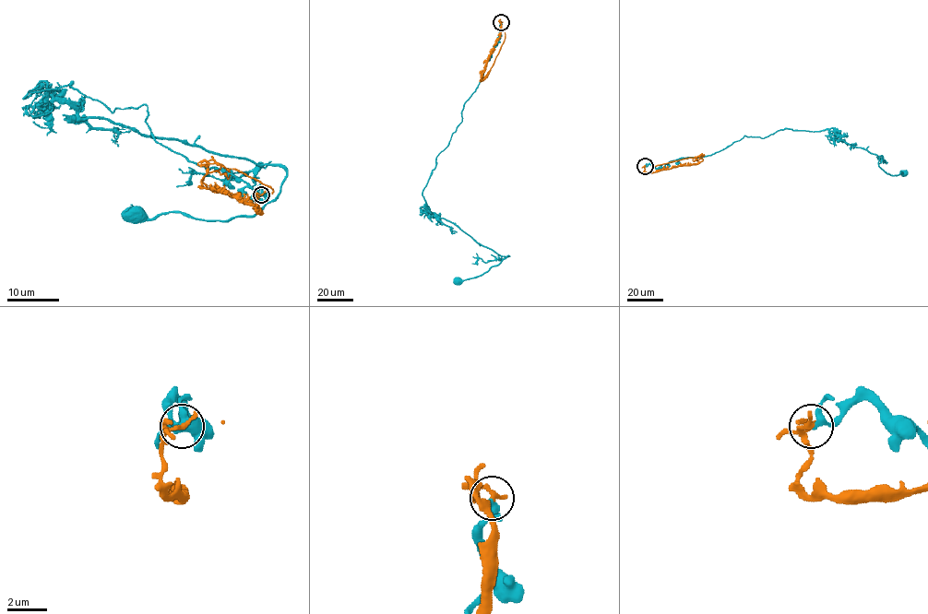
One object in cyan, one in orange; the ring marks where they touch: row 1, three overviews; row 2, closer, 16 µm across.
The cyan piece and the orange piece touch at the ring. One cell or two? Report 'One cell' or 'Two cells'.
Two cells

